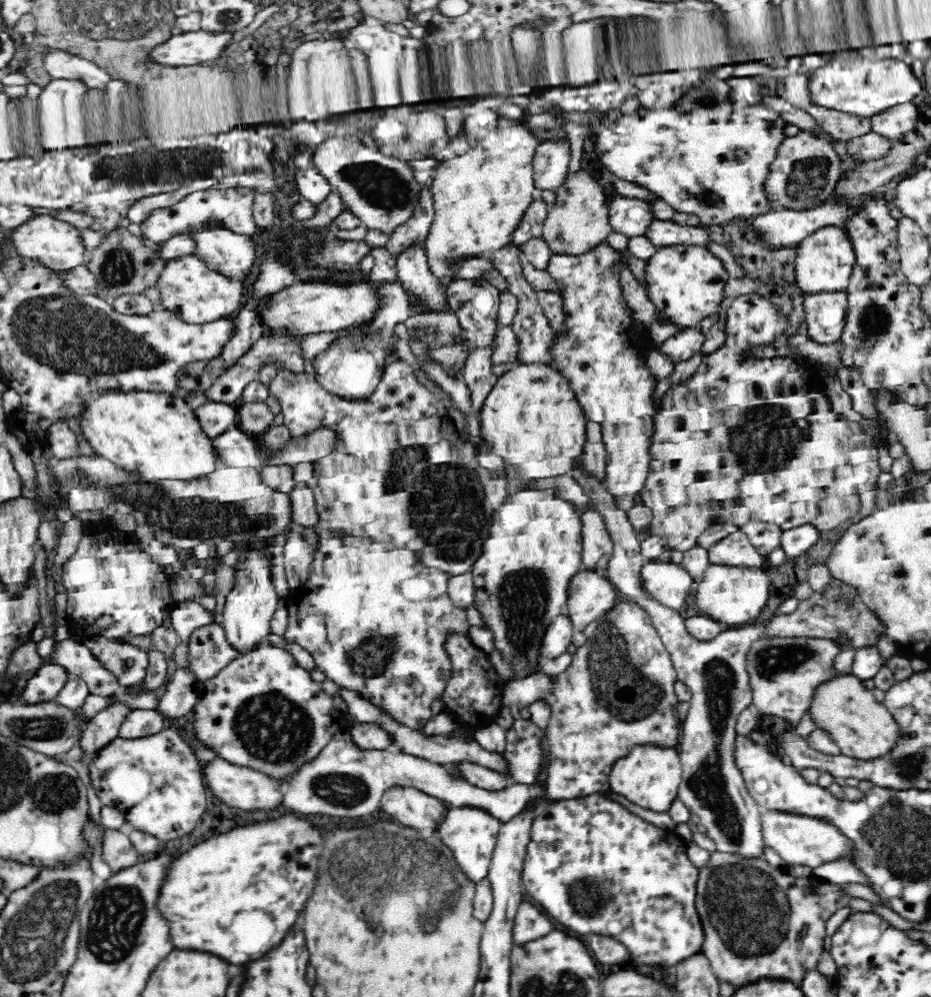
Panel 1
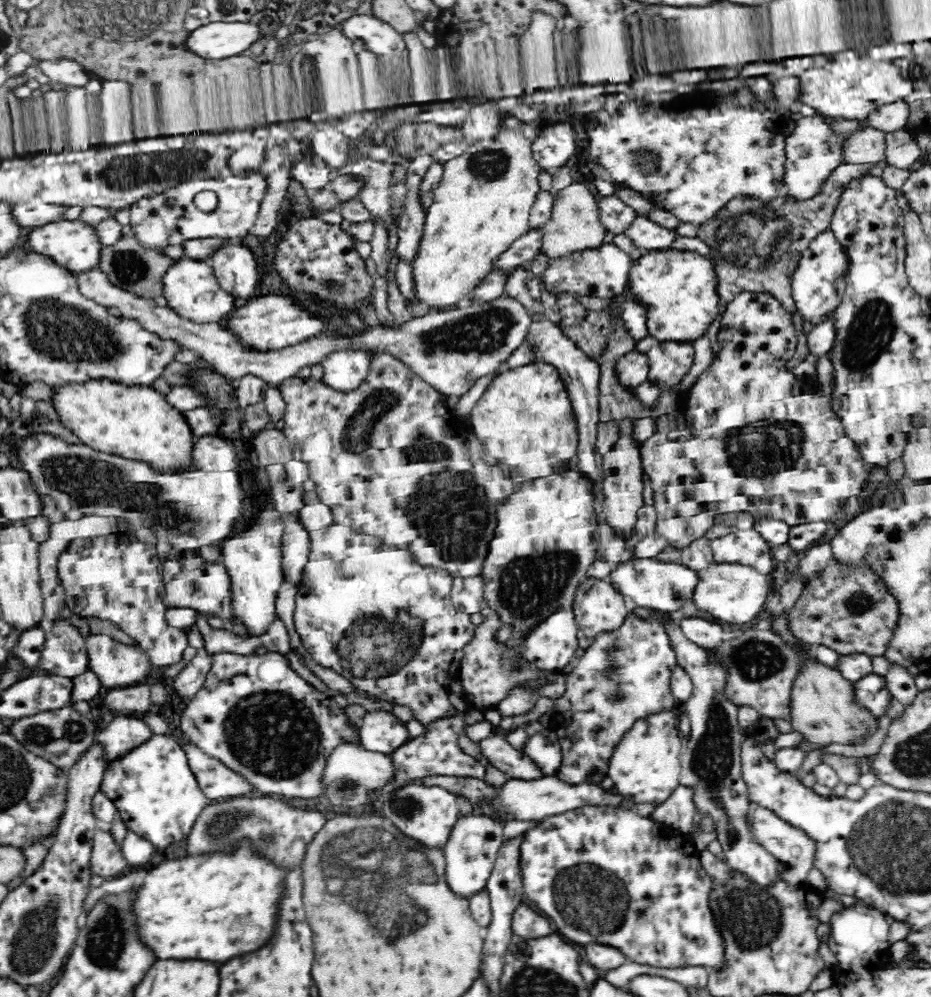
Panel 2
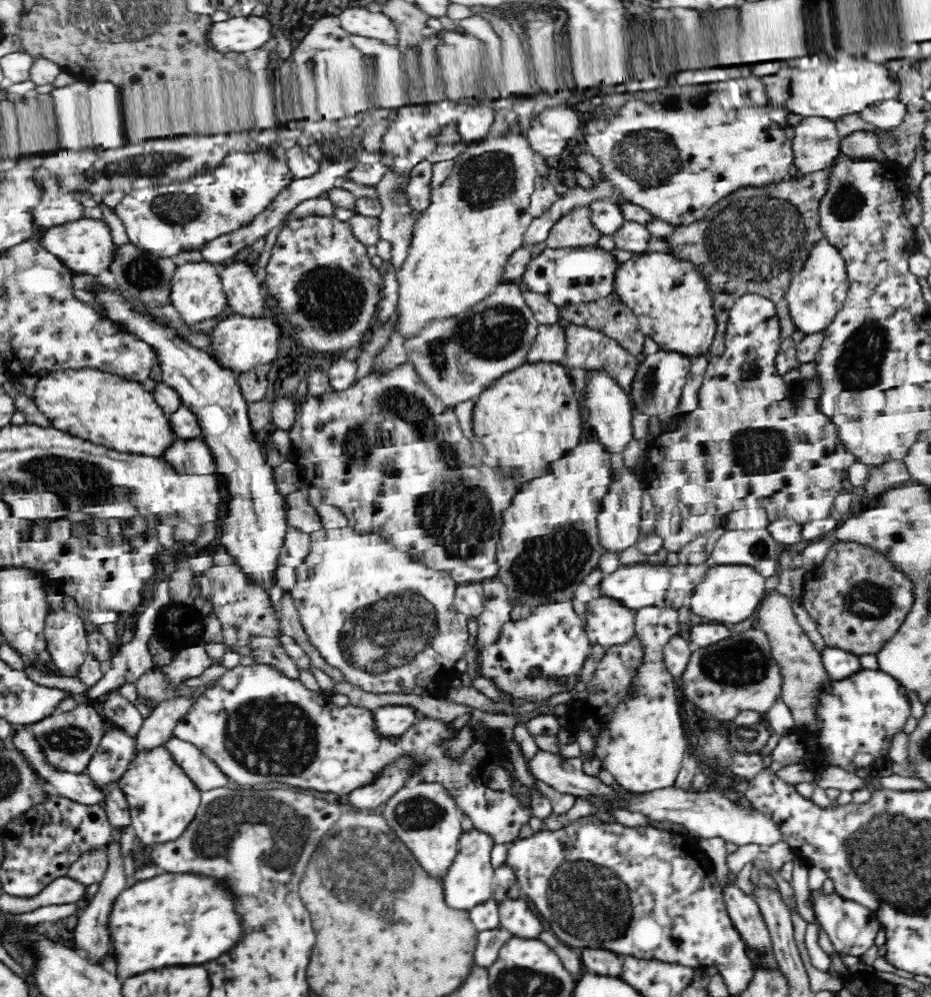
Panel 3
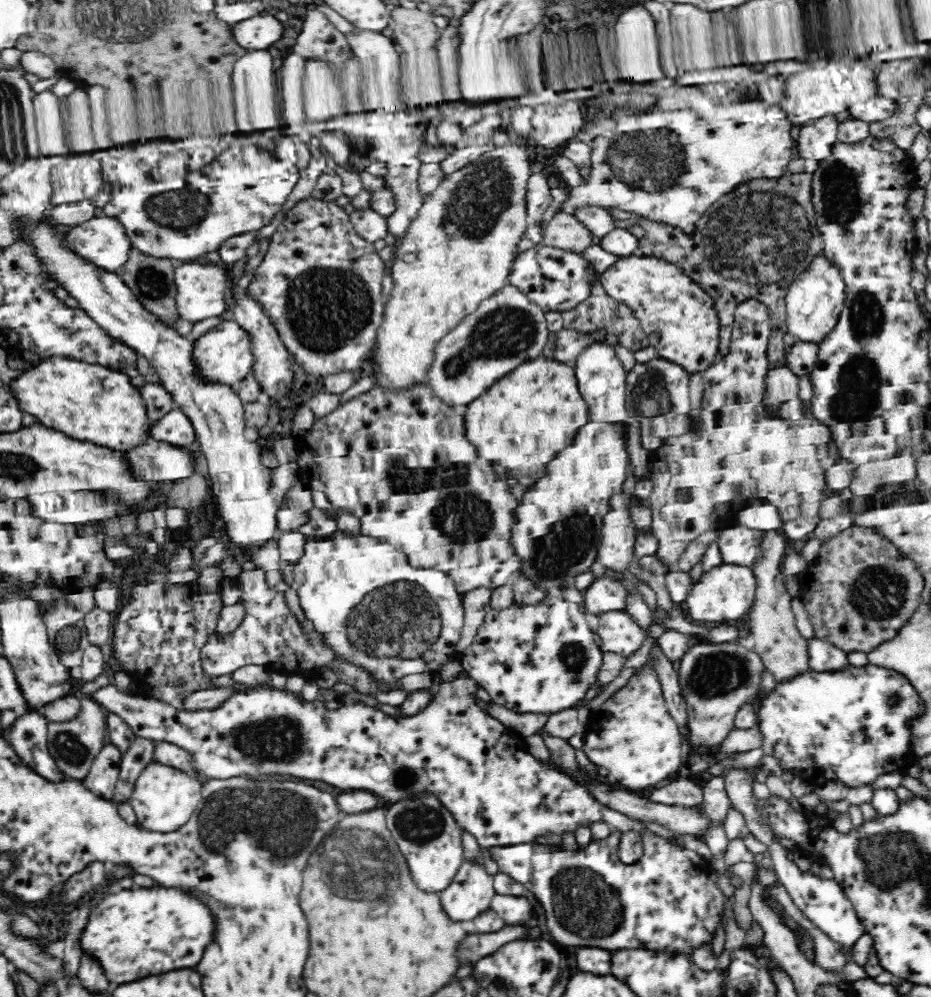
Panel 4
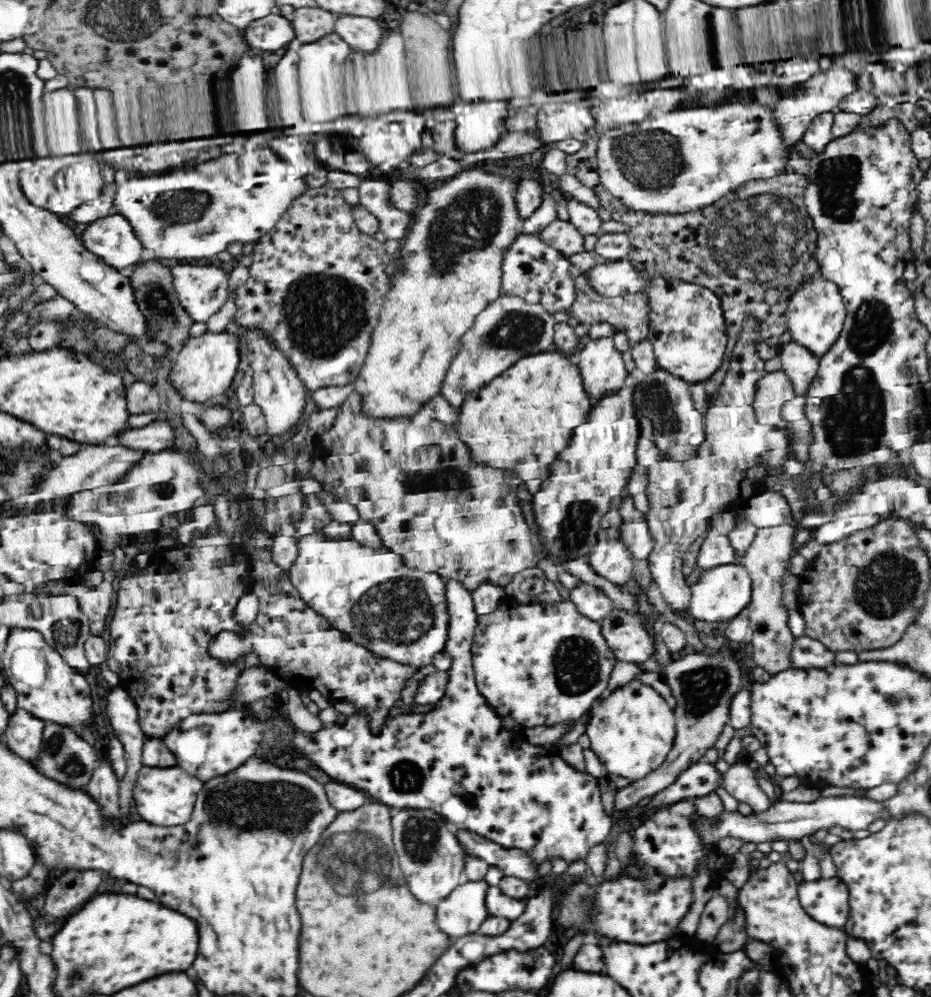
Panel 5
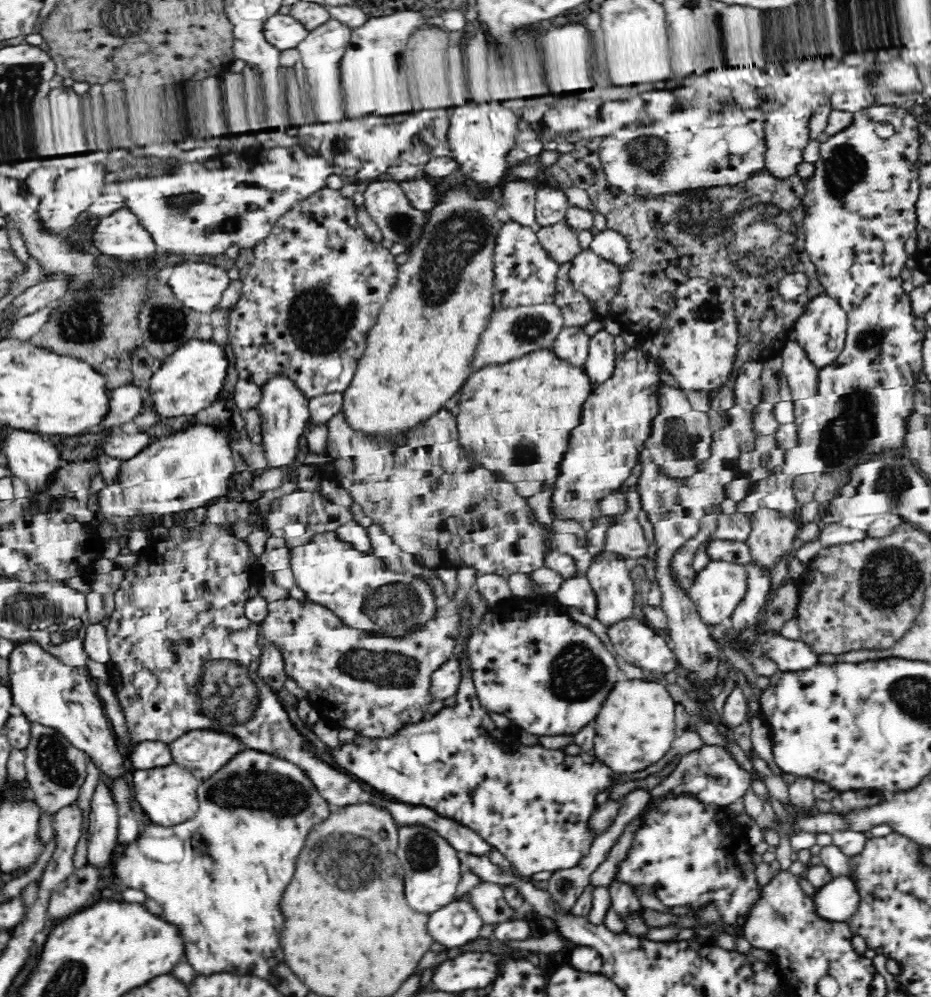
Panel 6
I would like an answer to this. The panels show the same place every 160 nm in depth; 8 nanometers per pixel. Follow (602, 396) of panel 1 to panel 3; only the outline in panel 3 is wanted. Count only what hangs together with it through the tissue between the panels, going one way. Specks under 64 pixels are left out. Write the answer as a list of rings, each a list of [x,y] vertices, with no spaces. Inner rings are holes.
[[[619,462],[614,471],[616,471],[616,478],[610,484],[608,494],[603,498],[602,512],[597,517],[597,529],[603,552],[620,554],[624,550],[628,550],[630,546],[635,546],[638,539],[643,535],[640,528],[643,489],[638,475],[632,473],[632,470],[622,463]]]

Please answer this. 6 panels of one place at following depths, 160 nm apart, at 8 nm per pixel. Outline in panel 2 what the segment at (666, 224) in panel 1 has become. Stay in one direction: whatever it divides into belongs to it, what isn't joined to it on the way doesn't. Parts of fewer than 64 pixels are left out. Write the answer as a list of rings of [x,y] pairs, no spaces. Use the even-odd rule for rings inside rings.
[[[642,214],[634,217],[632,224],[622,232],[622,236],[632,241],[644,253],[669,249],[678,237],[673,229],[662,228]]]

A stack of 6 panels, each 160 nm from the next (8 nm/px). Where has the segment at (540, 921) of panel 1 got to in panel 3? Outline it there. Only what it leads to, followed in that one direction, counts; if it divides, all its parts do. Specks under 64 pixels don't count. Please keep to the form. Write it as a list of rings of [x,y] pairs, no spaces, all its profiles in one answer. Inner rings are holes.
[[[523,898],[501,900],[498,905],[500,924],[513,936],[536,939],[542,932],[542,922],[534,914],[531,904]]]

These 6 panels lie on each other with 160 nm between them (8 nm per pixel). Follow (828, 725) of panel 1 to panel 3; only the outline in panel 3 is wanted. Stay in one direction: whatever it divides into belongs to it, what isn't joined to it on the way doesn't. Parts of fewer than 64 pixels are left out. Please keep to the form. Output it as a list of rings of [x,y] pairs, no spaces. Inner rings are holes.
[[[768,588],[766,595],[760,601],[756,628],[760,629],[768,639],[769,654],[775,660],[781,678],[781,699],[790,707],[796,724],[812,724],[814,721],[813,710],[817,705],[817,688],[828,679],[824,670],[820,653],[809,636],[795,619],[795,612],[791,599],[778,592],[776,588]]]

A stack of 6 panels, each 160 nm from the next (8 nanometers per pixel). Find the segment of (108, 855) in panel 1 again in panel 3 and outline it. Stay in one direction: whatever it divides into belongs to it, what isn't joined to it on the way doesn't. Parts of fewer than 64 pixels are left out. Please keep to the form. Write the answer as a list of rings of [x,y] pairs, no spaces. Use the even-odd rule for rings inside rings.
[[[107,851],[89,853],[70,868],[67,876],[92,890],[102,882],[109,866],[109,860]]]

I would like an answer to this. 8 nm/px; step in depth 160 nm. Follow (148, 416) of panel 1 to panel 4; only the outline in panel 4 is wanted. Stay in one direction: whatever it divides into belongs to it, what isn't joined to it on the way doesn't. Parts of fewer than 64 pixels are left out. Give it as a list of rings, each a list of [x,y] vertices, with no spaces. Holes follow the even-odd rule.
[[[54,355],[32,370],[16,374],[16,378],[2,388],[15,400],[18,410],[32,414],[34,420],[46,428],[60,430],[74,440],[125,451],[148,439],[147,430],[152,424],[140,393],[130,379],[99,364]]]

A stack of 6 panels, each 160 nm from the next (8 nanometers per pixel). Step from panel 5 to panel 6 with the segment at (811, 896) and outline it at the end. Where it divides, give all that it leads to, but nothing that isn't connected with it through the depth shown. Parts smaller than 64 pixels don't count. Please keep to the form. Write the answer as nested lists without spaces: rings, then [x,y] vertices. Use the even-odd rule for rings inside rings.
[[[834,878],[813,896],[816,909],[822,917],[836,922],[847,921],[860,908],[860,893],[856,883],[849,878]]]

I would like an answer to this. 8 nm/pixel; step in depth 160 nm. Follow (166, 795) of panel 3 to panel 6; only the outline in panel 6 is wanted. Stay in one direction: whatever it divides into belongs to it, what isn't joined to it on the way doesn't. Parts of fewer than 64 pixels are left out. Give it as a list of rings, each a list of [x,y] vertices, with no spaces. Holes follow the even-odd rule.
[[[172,763],[165,767],[148,770],[132,770],[130,774],[130,787],[142,809],[148,813],[153,823],[163,827],[190,820],[199,809],[198,782],[188,768]]]

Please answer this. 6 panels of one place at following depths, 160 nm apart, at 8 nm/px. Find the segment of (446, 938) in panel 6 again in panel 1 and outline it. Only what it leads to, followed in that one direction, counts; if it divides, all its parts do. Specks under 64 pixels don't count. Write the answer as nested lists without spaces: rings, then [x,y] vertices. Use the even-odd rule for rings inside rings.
[[[467,806],[462,808],[451,807],[448,810],[446,820],[438,830],[439,839],[452,853],[453,861],[457,864],[460,875],[463,874],[469,882],[478,884],[480,880],[487,878],[502,826],[501,820],[490,816],[483,810],[476,810]]]

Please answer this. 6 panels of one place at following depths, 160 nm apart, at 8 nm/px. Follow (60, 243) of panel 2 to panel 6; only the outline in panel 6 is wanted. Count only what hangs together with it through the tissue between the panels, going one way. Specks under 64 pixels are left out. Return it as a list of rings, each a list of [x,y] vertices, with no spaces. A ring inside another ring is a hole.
[[[128,207],[101,217],[93,231],[94,247],[104,255],[133,262],[158,249],[142,221]]]

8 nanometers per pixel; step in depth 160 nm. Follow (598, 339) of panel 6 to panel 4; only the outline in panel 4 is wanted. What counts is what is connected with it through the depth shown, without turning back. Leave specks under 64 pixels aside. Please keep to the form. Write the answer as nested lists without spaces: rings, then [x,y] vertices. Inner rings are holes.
[[[604,341],[592,343],[580,356],[577,356],[573,365],[577,377],[577,386],[588,405],[589,420],[600,423],[620,421],[620,424],[626,424],[629,421],[625,409],[628,373],[616,356],[614,347]]]

